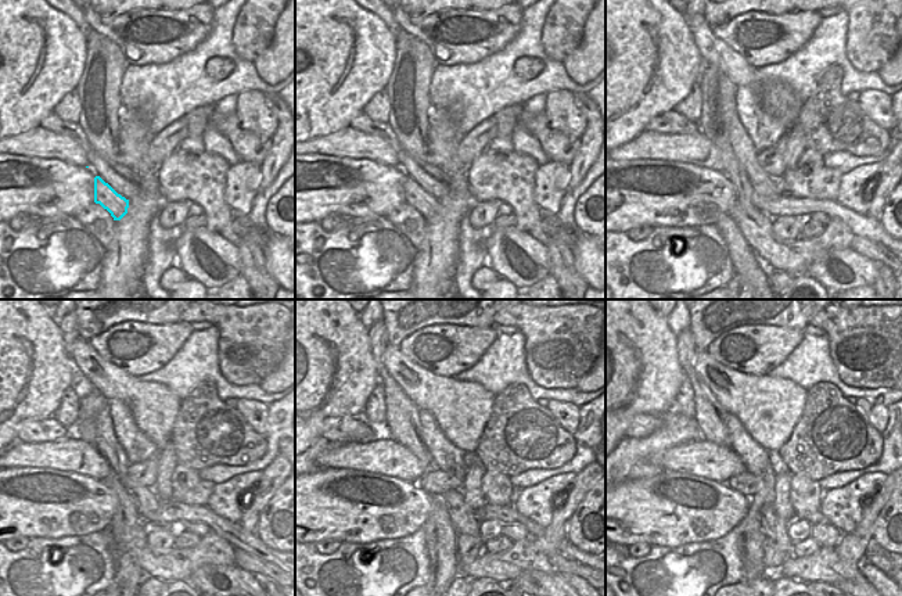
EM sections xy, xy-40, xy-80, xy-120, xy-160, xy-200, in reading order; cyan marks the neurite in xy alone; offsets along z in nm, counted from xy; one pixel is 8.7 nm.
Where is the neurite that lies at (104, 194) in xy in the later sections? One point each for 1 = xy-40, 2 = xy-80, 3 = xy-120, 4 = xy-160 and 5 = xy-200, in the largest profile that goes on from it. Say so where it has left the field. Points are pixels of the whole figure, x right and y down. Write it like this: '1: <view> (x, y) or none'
1: xy-40 (430, 208)
2: xy-80 (755, 226)
3: xy-120 (179, 564)
4: xy-160 (524, 555)
5: xy-200 (823, 566)

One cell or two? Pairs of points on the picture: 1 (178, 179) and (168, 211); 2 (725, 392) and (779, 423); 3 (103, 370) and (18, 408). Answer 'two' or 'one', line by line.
1: two
2: one
3: two

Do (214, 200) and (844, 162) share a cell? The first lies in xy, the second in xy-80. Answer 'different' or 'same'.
different

